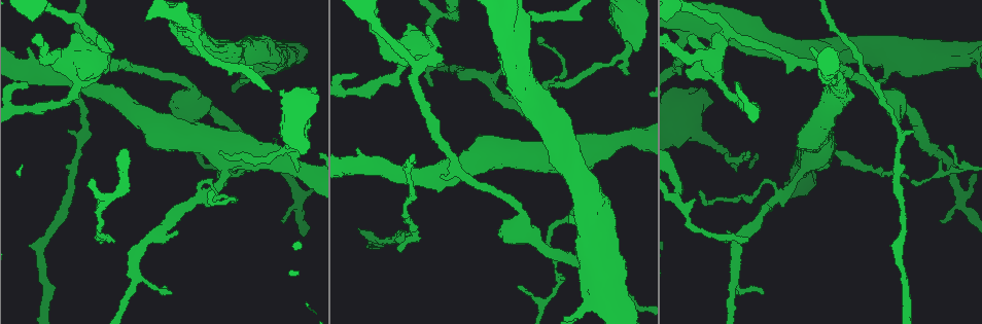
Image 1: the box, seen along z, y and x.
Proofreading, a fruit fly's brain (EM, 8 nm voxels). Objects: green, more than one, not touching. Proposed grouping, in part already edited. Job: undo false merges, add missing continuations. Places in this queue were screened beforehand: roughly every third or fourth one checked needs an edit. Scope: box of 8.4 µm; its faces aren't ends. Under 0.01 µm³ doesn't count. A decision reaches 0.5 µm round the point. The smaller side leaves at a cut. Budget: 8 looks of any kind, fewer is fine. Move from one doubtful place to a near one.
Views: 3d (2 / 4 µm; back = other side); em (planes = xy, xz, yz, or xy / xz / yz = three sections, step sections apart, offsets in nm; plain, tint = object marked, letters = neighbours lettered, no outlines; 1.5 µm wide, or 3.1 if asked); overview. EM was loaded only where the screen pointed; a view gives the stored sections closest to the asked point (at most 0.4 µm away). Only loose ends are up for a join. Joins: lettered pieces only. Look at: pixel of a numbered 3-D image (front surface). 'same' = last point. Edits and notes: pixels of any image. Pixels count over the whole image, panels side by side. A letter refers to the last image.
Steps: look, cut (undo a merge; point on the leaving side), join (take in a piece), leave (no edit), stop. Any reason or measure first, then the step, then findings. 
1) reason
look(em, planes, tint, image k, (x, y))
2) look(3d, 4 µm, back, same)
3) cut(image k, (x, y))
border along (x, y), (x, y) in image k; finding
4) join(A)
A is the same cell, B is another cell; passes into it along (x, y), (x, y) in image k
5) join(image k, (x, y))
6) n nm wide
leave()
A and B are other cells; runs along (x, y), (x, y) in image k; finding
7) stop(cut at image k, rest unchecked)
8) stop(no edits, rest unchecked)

sudden change in width
look(em, planes, letters, image 1, (783, 193))

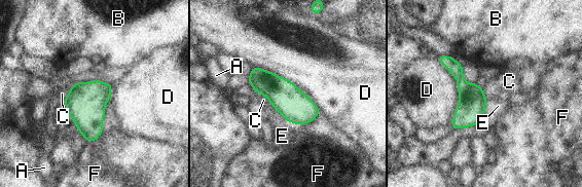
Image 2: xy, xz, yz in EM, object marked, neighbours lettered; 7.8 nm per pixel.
leave()
A, B, C, D, E and F are other cells; border along (257, 91), (276, 109) in image 2; one neuron here

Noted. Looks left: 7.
branch stops here
look(3d, 4 µm, image 1, (761, 292))

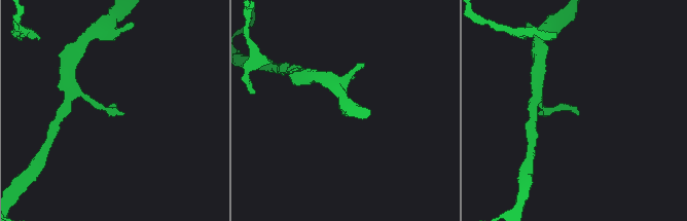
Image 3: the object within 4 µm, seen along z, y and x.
look(em, planes, letters, image 3, (576, 113))

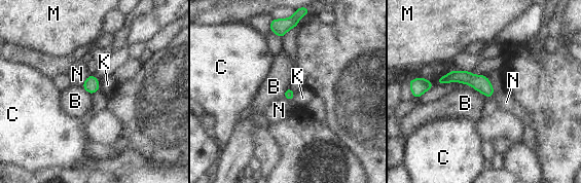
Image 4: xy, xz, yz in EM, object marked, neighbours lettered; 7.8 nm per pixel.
70 nm wide
join(K)
K is the same cell, B, C, M and N are other cells; passes into it along (91, 84), (99, 84), (107, 84) in image 4; it goes on there

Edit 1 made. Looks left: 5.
an open end
look(3d, 2 µm, image 1, (726, 230))

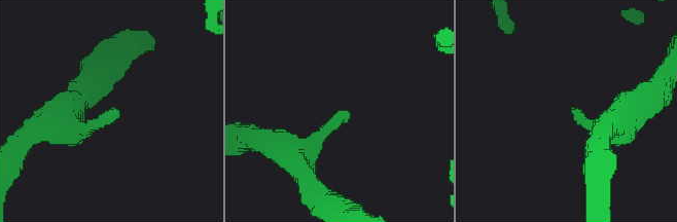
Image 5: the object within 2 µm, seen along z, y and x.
look(em, xy, step 4, tint, image 5, (345, 111))

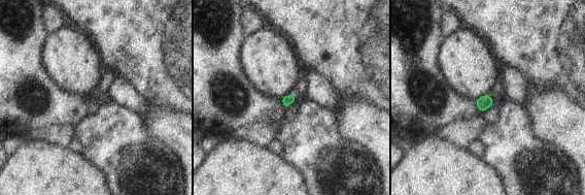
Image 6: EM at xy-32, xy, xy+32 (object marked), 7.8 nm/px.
look(em, planes, letters, same)

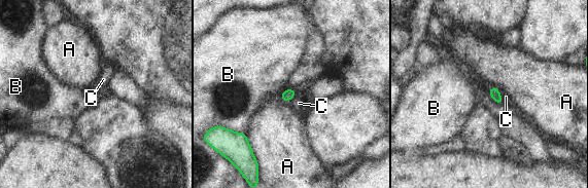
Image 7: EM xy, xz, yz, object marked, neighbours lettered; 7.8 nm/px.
join(C)
C is the same cell, A and B are other cells; passes into it along (494, 92), (500, 96), (506, 97) in image 7; the neuron continues

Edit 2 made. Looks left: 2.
stop(join at image 4, join at image 7, rest unchecked)

